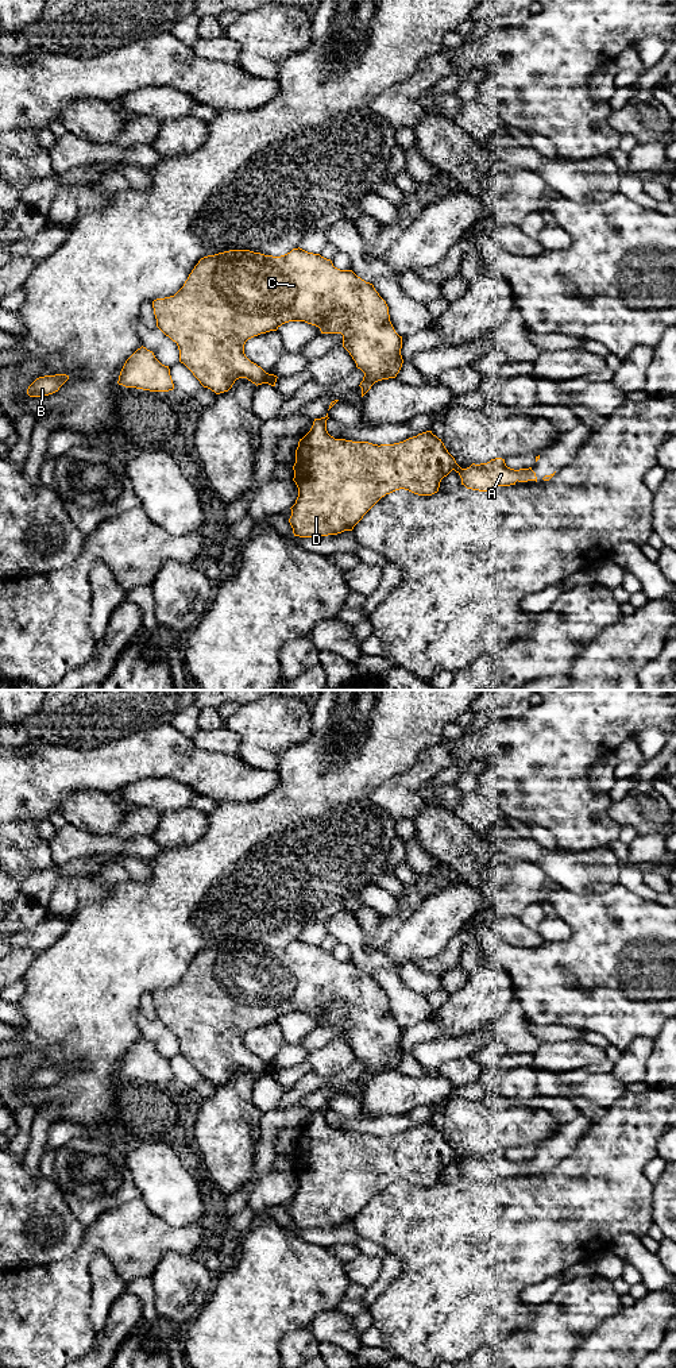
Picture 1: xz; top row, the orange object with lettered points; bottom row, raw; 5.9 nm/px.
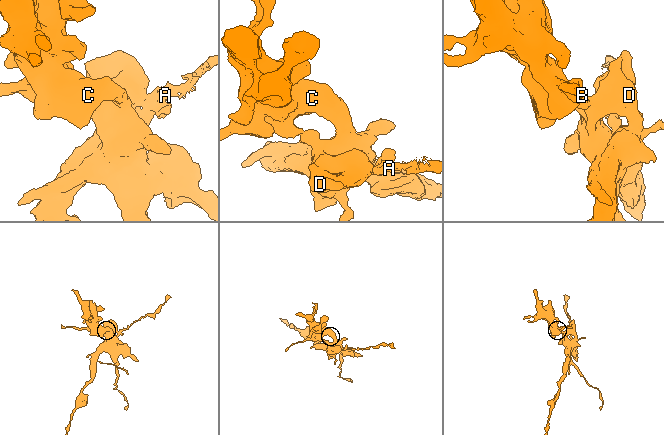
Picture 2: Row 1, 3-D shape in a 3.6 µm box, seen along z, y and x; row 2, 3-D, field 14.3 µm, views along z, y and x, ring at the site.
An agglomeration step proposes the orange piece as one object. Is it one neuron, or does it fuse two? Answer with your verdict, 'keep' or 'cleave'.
cleave

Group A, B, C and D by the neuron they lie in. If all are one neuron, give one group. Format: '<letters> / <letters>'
A / B C D

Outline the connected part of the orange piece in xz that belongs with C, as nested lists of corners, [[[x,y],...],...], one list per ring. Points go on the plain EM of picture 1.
[[[300,939],[281,948],[250,941],[204,948],[184,978],[174,987],[154,991],[152,999],[157,1018],[177,1034],[179,1053],[216,1086],[228,1083],[239,1070],[247,1070],[256,1078],[275,1078],[278,1068],[251,1053],[244,1045],[244,1036],[289,1013],[305,1013],[318,1018],[321,1025],[343,1026],[343,1038],[364,1064],[359,1076],[362,1088],[375,1074],[395,1070],[403,1055],[402,1028],[395,1024],[389,998],[374,976],[352,962],[340,962],[331,951]]]

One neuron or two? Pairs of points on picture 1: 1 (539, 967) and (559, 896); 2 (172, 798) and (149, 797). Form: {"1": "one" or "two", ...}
{"1": "one", "2": "one"}

